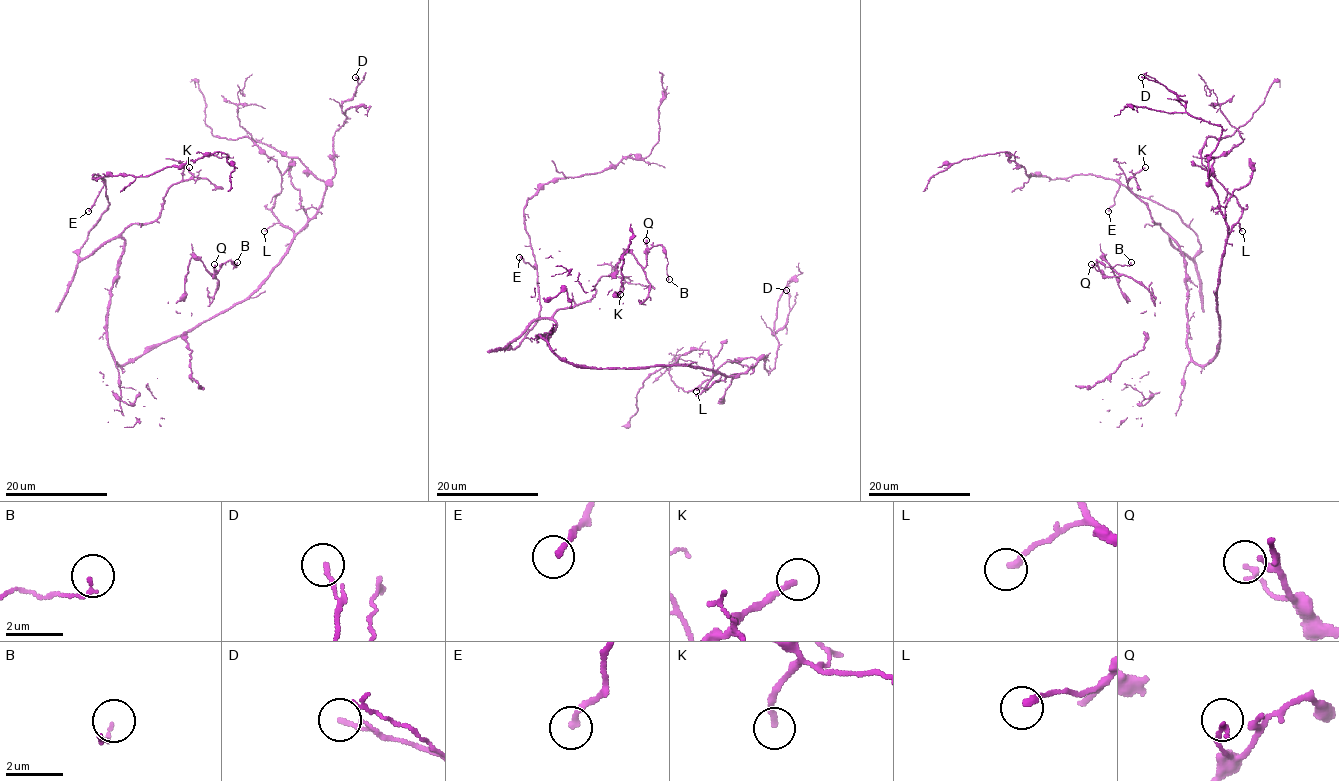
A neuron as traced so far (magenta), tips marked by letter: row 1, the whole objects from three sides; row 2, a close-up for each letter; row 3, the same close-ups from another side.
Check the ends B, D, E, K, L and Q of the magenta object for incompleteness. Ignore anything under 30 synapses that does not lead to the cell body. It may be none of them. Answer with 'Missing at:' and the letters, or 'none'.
Missing at: K

